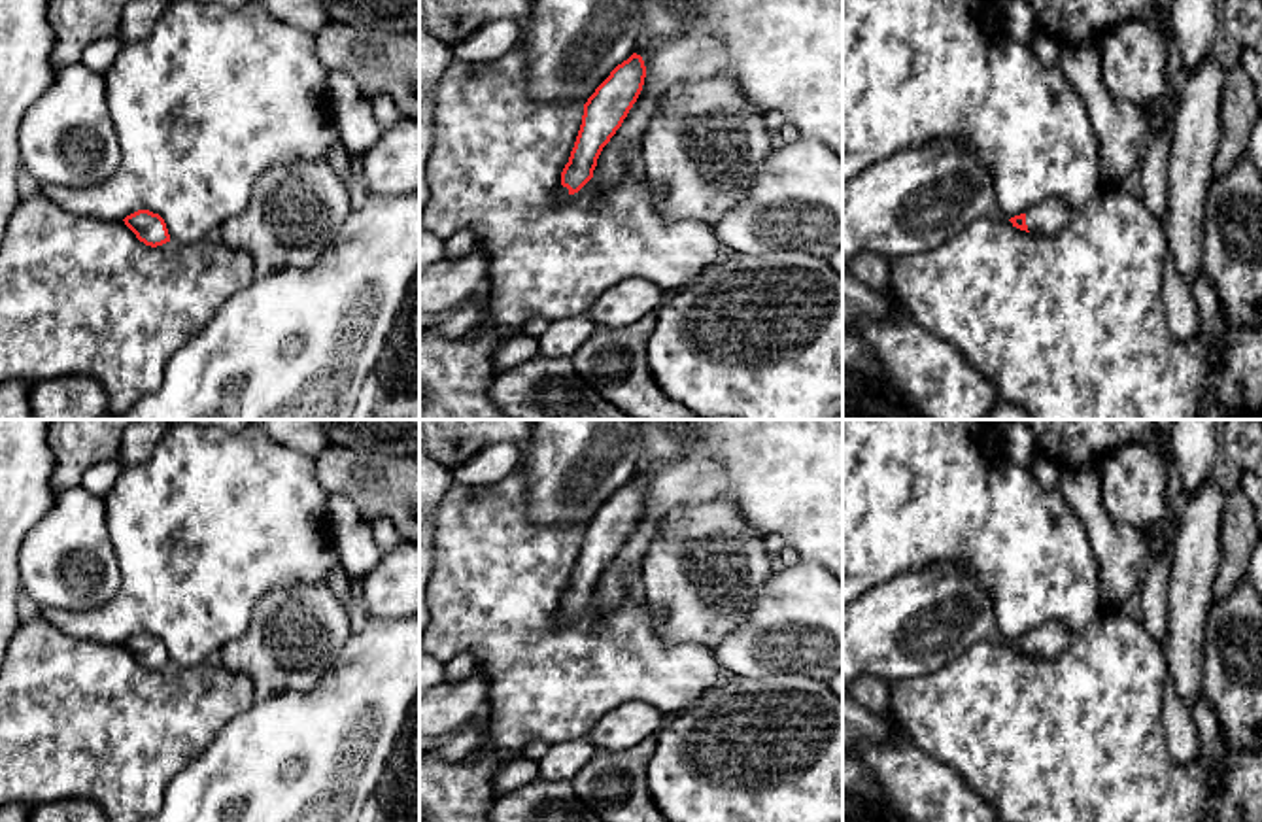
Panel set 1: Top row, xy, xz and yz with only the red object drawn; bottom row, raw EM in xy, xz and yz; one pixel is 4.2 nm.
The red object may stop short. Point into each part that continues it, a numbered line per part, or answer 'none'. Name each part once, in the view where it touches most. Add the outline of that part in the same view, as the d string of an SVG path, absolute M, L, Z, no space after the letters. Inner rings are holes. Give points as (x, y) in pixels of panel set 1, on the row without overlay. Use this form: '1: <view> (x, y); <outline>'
1: yz (1051, 639); M1047 622L1026 635L1026 648L1032 658L1052 659L1071 642L1073 633L1062 622Z

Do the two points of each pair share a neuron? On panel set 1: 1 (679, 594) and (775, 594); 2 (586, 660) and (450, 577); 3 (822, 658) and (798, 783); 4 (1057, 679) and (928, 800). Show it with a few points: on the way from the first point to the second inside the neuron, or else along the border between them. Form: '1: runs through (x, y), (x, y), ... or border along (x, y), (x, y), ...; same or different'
1: border along (771, 571), (749, 616), (733, 632); different
2: runs through (552, 660), (546, 660), (484, 598); same
3: border along (775, 675), (811, 675), (822, 681); different
4: border along (919, 749), (945, 762), (985, 802); different

